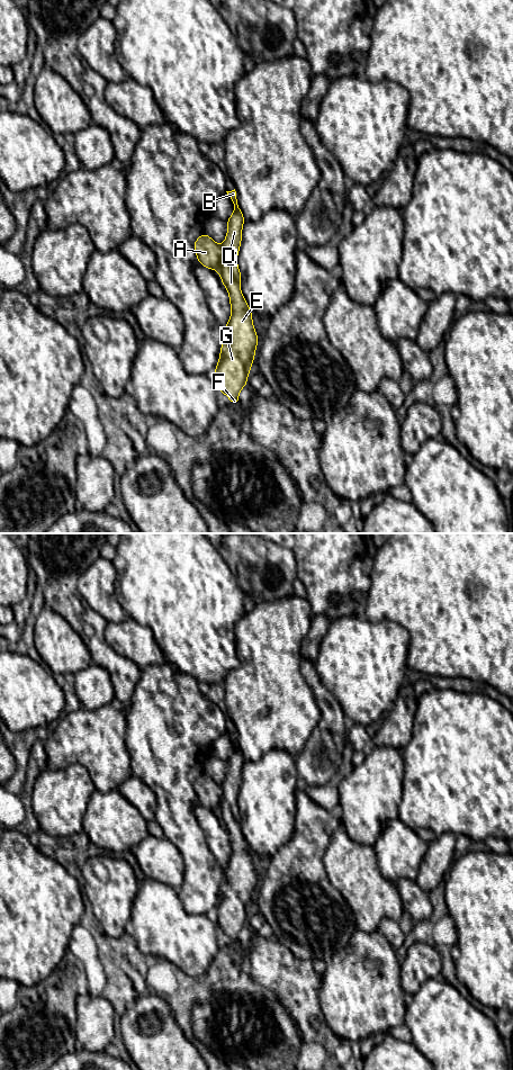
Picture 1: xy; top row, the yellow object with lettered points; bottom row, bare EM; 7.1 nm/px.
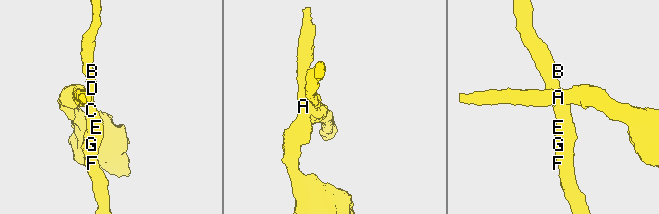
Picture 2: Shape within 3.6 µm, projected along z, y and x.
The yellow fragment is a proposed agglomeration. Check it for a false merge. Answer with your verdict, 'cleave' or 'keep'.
cleave

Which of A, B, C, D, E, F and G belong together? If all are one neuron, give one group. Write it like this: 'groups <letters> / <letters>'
groups A / B C D E F G

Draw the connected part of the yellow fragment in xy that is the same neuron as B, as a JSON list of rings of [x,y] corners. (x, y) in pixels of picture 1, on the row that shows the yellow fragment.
[[[235,189],[226,192],[234,205],[234,212],[226,222],[227,233],[222,244],[223,258],[218,273],[230,296],[231,316],[224,329],[224,340],[213,377],[219,393],[225,394],[233,405],[237,405],[241,389],[248,385],[259,338],[252,321],[253,314],[240,286],[242,275],[237,254],[245,219]]]

